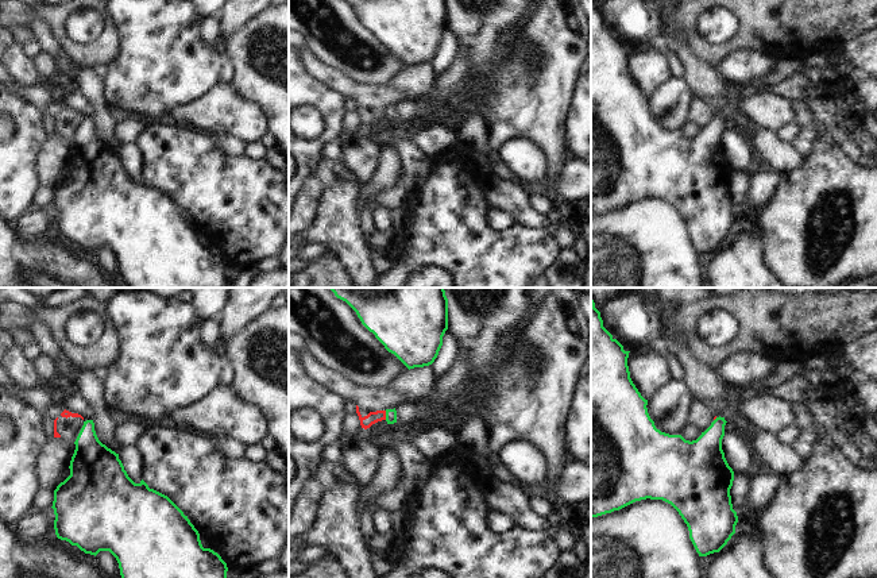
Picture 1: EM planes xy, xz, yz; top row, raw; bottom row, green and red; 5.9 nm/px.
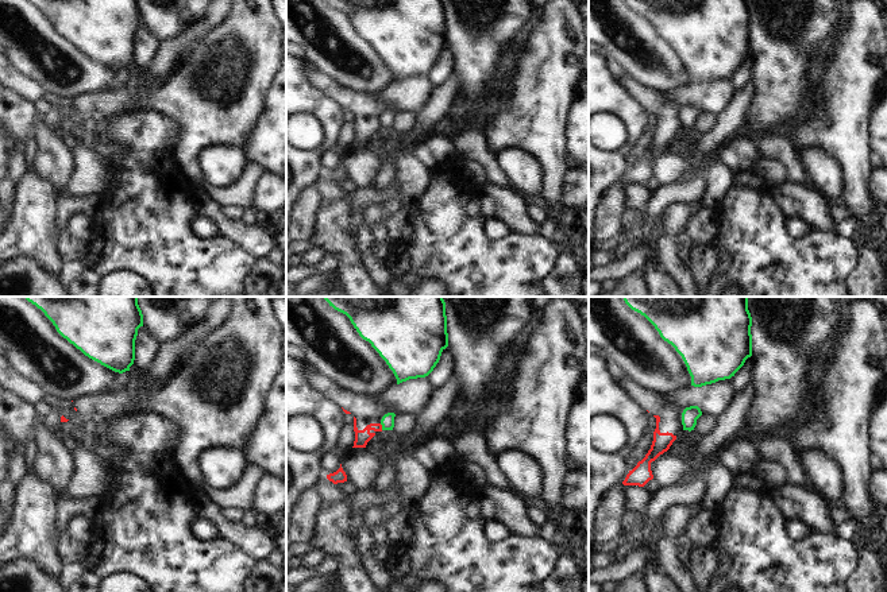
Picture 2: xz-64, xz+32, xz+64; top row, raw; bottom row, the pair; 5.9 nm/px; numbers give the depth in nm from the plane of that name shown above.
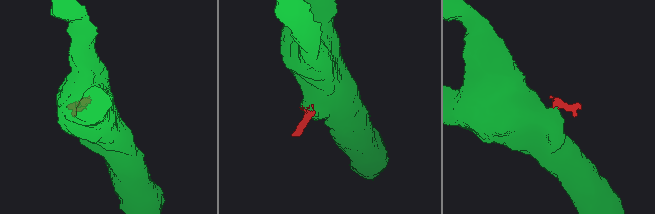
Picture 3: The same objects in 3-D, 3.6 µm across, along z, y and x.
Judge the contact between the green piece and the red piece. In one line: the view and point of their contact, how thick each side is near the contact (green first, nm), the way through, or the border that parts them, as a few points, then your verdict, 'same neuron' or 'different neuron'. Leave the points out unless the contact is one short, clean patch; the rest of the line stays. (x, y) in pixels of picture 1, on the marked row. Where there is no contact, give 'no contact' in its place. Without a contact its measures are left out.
xz (386, 415) | 60/70 nm | along xz (385, 411), (386, 419) | different neuron

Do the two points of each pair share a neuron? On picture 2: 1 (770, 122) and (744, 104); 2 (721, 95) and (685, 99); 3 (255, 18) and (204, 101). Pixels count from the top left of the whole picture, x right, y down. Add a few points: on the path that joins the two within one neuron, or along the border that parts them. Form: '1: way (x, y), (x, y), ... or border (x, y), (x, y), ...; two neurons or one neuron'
1: border (752, 78), (755, 82), (755, 99), (747, 120); two neurons
2: way (712, 95), (694, 95); one neuron
3: way (250, 38), (243, 55), (224, 81); one neuron

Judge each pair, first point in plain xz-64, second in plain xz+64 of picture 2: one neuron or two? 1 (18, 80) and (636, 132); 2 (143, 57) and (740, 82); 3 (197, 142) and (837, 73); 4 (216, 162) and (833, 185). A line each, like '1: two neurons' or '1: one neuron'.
1: two neurons
2: one neuron
3: one neuron
4: one neuron

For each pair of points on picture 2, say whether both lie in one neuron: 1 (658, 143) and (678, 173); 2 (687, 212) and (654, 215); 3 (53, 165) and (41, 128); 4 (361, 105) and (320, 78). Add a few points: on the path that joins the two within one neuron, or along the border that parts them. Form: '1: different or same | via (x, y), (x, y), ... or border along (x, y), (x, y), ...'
1: different | border along (666, 149), (651, 161), (652, 175)
2: different | border along (693, 202), (674, 202), (663, 213), (656, 227)
3: same | via (53, 155), (47, 138)
4: same | via (351, 100), (330, 85)

